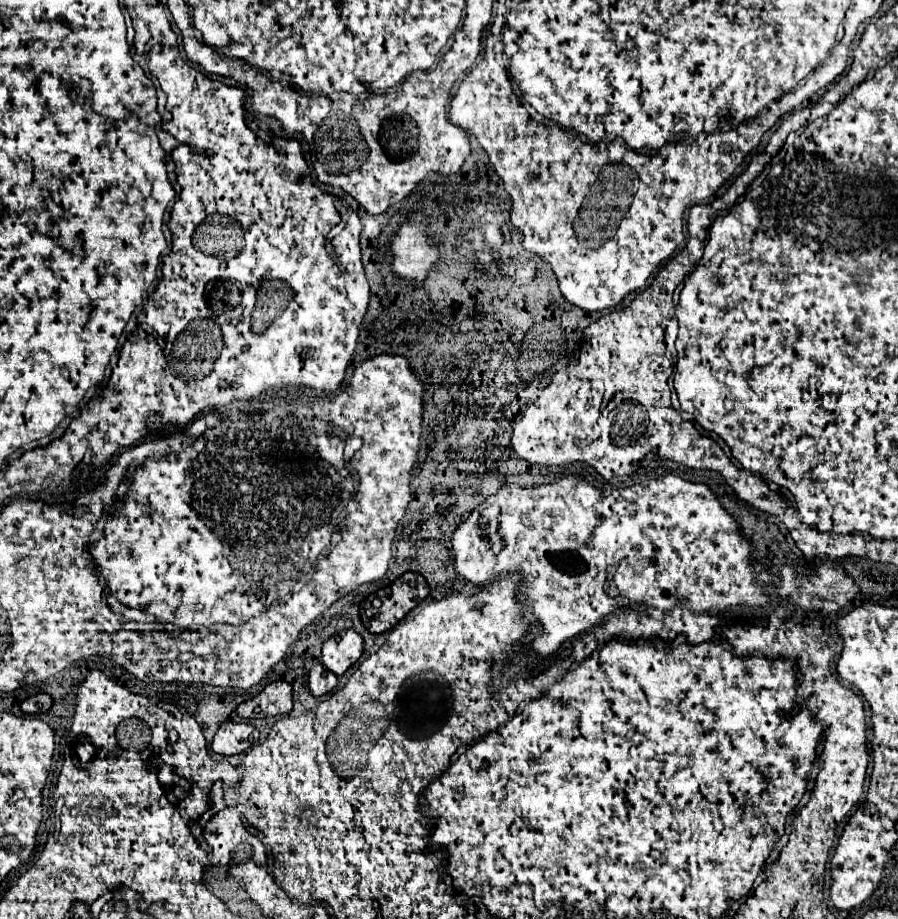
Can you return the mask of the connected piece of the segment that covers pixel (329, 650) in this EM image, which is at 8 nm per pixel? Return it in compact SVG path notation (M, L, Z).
M352 629L330 637L322 647L322 663L334 673L344 675L364 653L364 639Z

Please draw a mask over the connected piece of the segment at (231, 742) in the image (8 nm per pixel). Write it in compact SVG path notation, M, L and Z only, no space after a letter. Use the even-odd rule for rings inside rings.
M222 723L212 741L212 751L218 755L238 755L258 741L258 729L248 723Z

